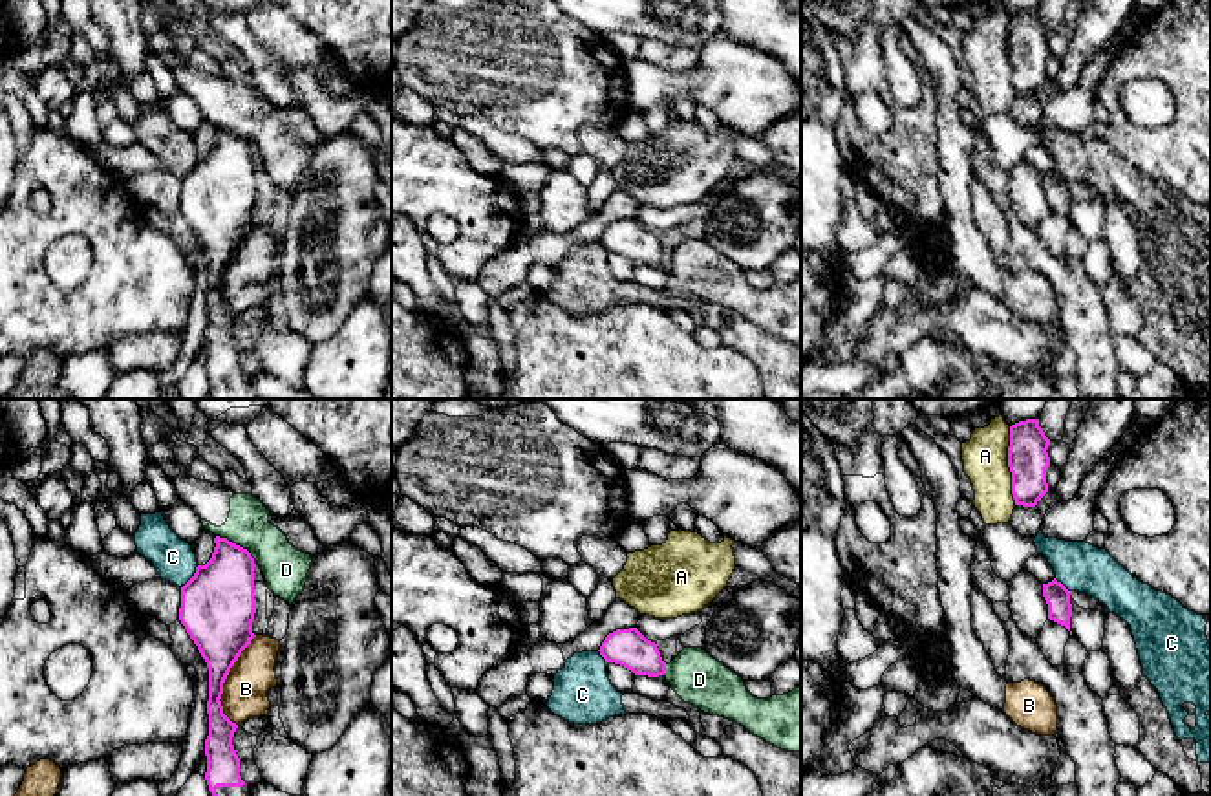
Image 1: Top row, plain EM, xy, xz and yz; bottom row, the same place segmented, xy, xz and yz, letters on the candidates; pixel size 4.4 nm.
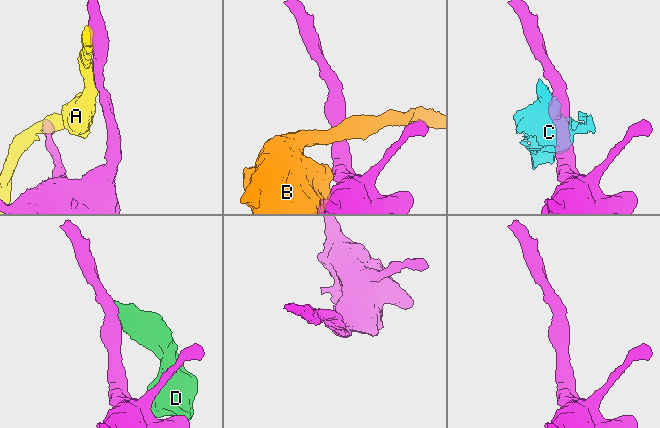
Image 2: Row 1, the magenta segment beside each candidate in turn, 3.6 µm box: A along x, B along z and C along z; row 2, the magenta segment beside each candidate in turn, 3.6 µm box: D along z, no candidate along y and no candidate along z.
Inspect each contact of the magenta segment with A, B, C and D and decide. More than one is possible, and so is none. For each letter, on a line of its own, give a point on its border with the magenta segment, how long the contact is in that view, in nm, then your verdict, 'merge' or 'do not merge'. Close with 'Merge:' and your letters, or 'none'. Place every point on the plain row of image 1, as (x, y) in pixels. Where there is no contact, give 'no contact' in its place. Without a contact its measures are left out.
A: yz (1008, 55) | 340 nm | do not merge
B: xy (224, 271) | 400 nm | do not merge
C: xy (192, 167) | 130 nm | do not merge
D: xy (235, 134) | 200 nm | do not merge
Merge: none

